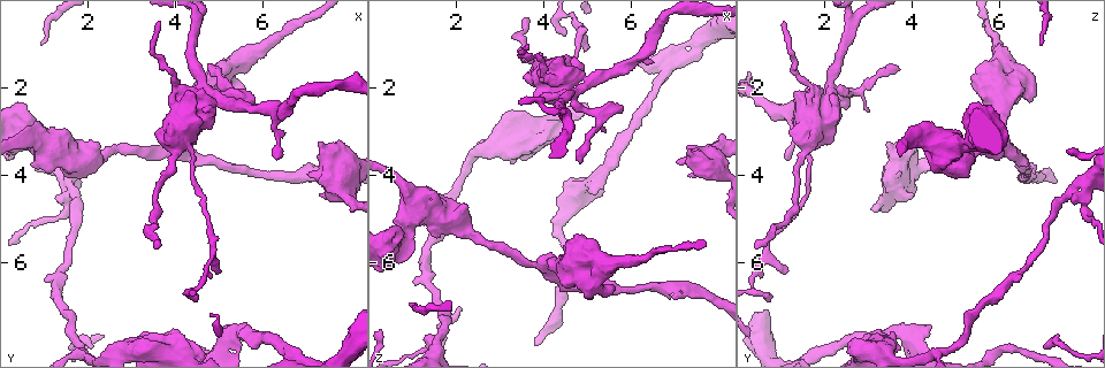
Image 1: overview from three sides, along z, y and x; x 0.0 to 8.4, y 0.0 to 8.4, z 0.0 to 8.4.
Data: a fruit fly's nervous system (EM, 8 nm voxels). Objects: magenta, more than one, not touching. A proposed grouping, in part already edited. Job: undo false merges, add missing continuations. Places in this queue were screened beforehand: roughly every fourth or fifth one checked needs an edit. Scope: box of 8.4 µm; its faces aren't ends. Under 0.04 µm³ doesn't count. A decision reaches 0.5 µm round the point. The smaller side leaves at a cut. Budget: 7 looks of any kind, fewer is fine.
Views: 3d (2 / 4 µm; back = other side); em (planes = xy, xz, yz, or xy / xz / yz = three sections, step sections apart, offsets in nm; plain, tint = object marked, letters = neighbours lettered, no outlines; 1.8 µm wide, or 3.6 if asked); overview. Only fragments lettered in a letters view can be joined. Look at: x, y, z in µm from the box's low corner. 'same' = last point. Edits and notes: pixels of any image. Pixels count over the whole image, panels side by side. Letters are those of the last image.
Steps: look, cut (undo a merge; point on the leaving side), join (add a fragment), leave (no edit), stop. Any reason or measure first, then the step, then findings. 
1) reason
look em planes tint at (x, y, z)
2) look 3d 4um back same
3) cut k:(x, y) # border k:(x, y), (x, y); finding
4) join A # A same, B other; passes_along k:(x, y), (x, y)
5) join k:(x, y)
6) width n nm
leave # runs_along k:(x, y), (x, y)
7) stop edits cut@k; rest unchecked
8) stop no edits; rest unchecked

stops while still wide
look em 3.6um planes letters at (4.80, 1.75, 5.35)

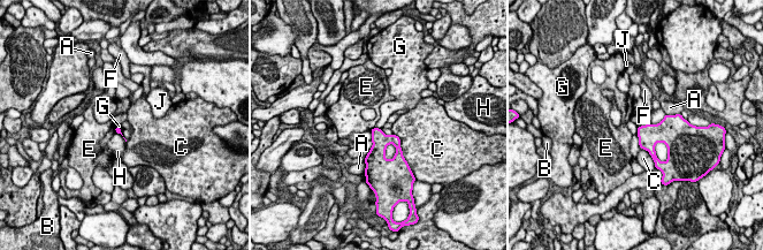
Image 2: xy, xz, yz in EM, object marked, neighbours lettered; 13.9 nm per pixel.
leave # A other, B other, C other, E other, F other, G other, H other, J other; none of them fits

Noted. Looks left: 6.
thick turns thin
look em 3.6um xy step 8 letters at (4.50, 2.70, 1.80)

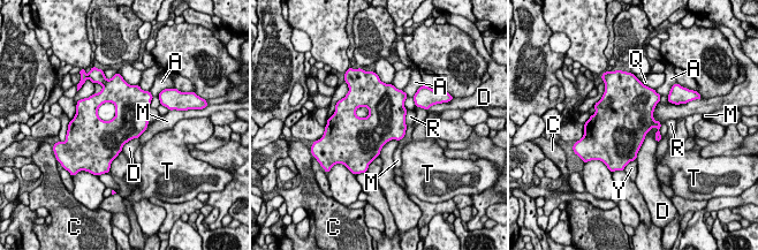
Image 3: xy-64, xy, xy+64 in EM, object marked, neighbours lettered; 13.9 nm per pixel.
width 480 nm
leave # A other, C other, D other, M other, Q other, R other, T other, Y other; border 3:(654, 126), (646, 134), (635, 159); continuous, no second neuron

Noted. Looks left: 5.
branch stops here
look em xz step 8 tint at (7.30, 4.50, 4.00)

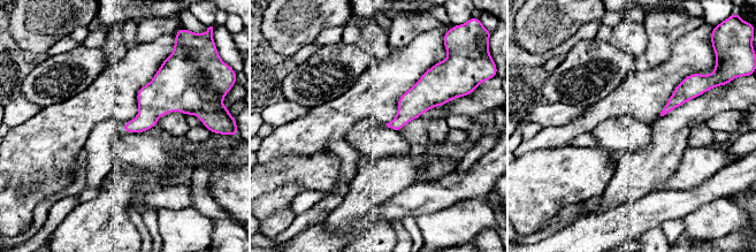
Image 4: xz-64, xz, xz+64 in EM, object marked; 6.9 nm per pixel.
look em planes letters same

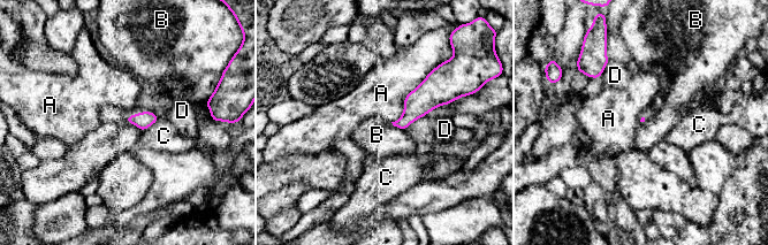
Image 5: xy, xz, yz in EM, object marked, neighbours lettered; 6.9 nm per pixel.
leave # A other, B other, C other, D other; border 5:(126, 121), (135, 124), (142, 131); none of them fits

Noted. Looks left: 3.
stop no edits; rest unchecked

